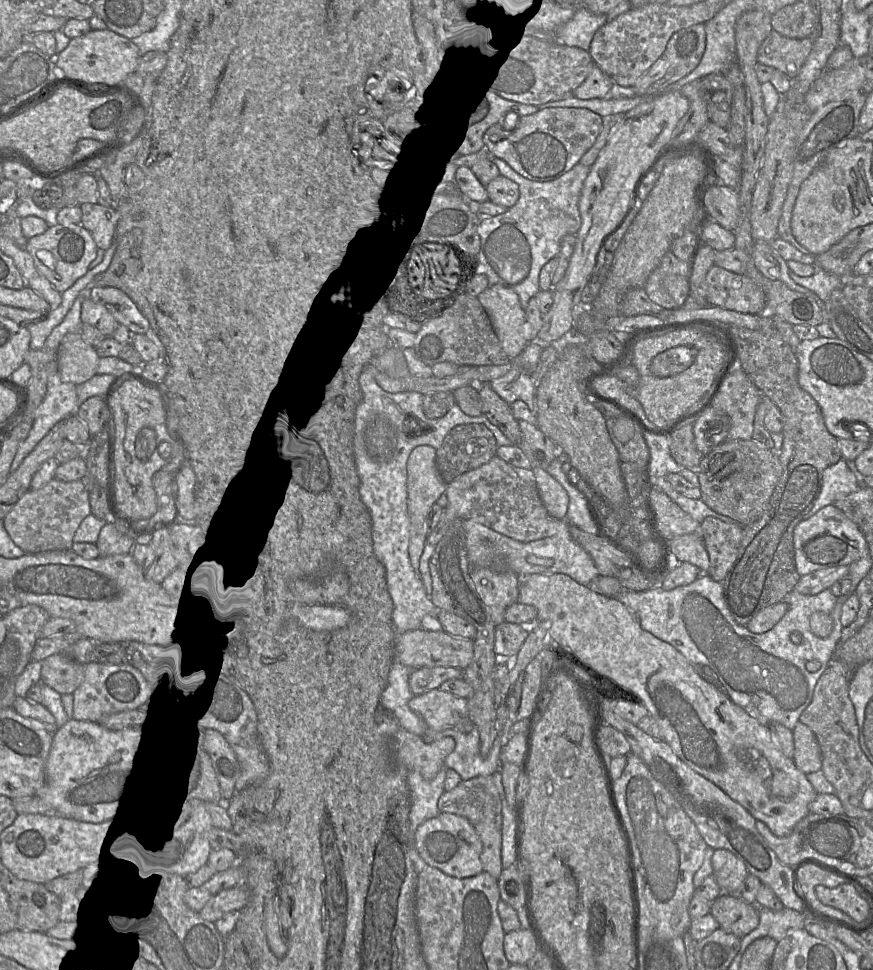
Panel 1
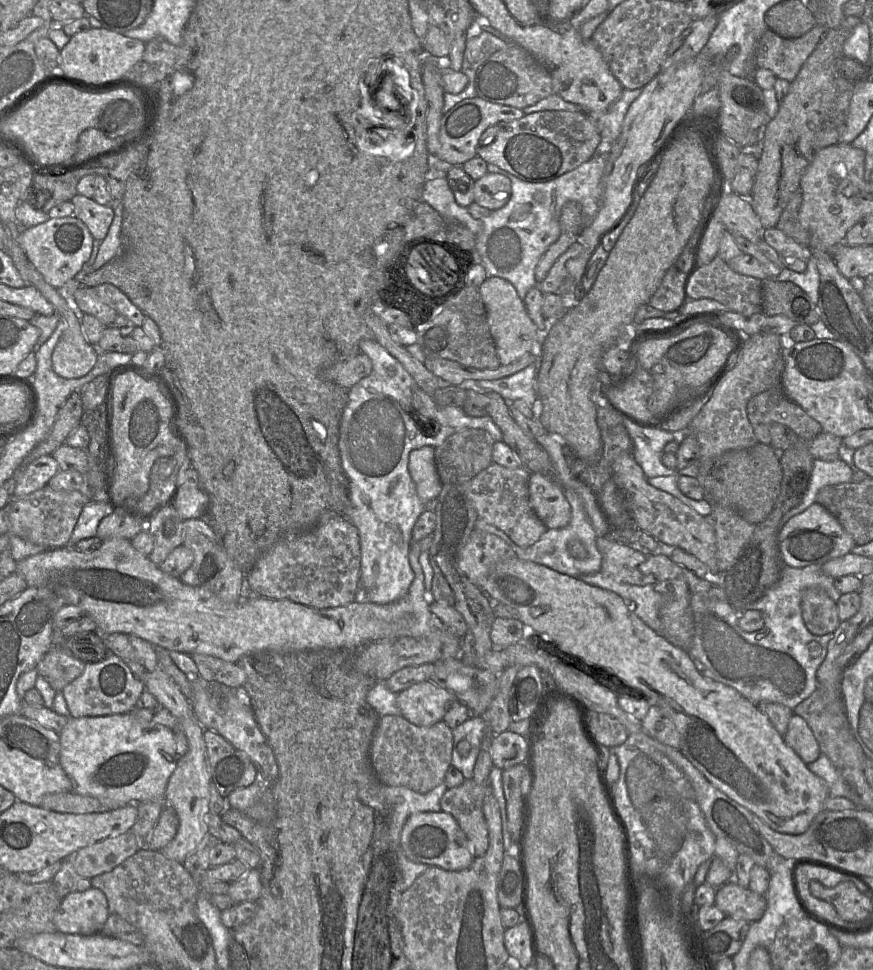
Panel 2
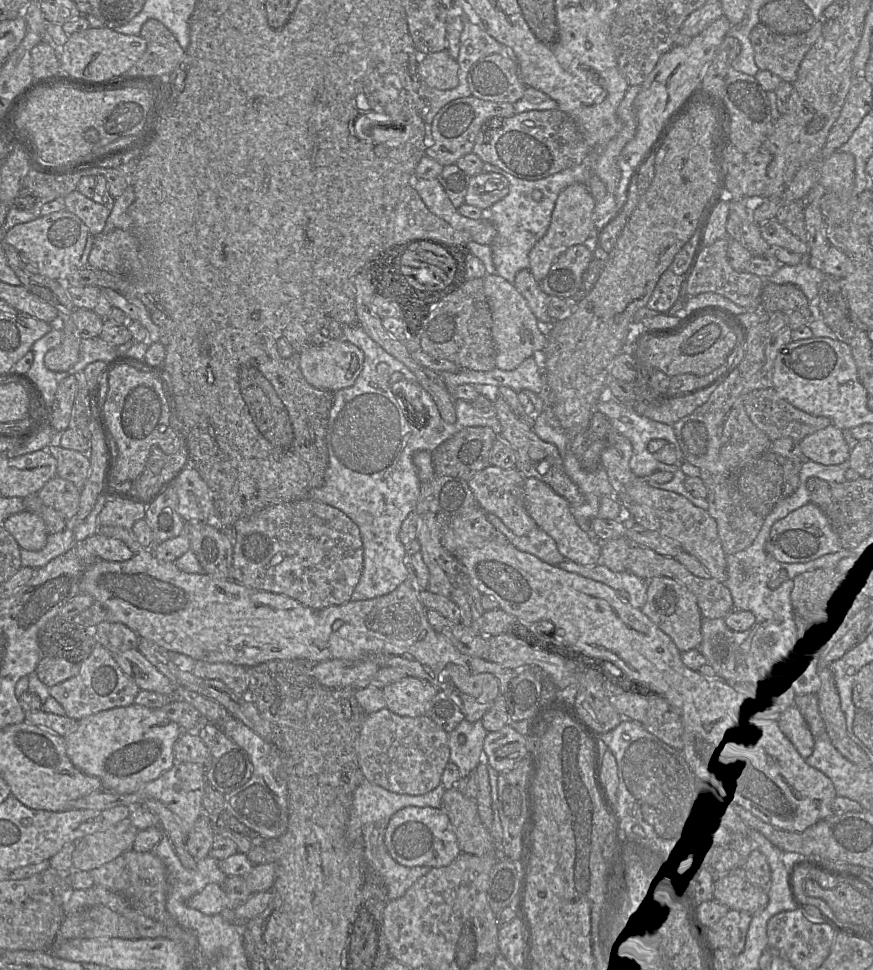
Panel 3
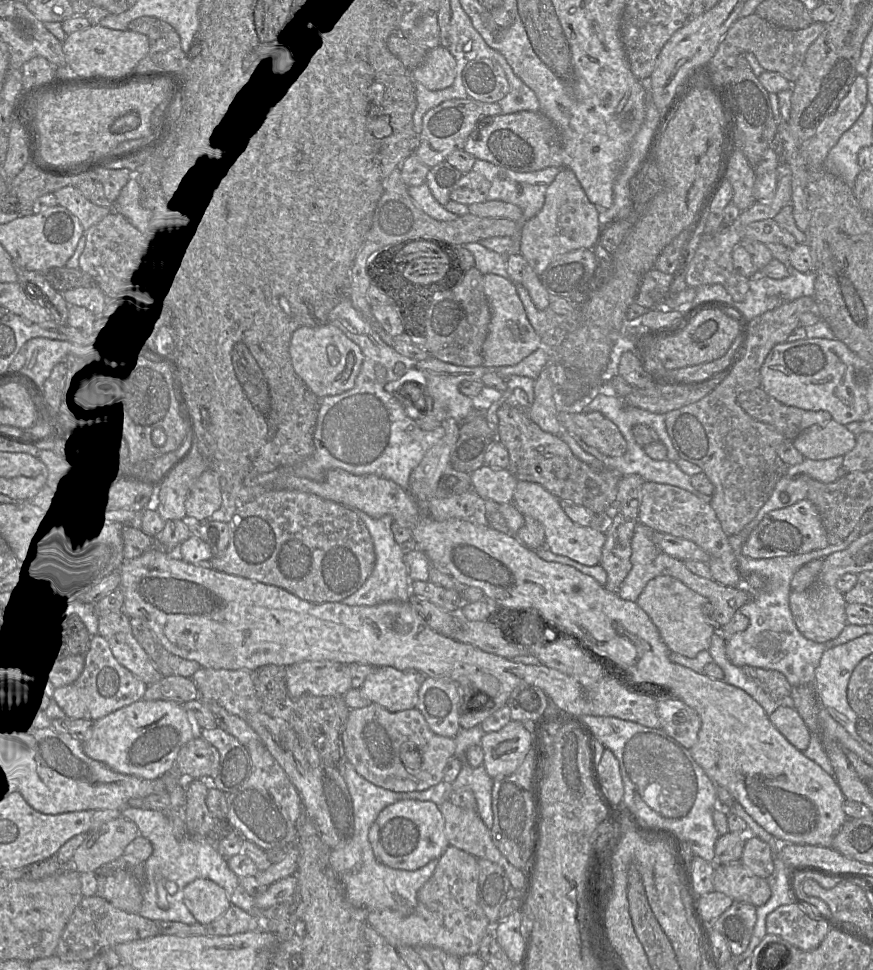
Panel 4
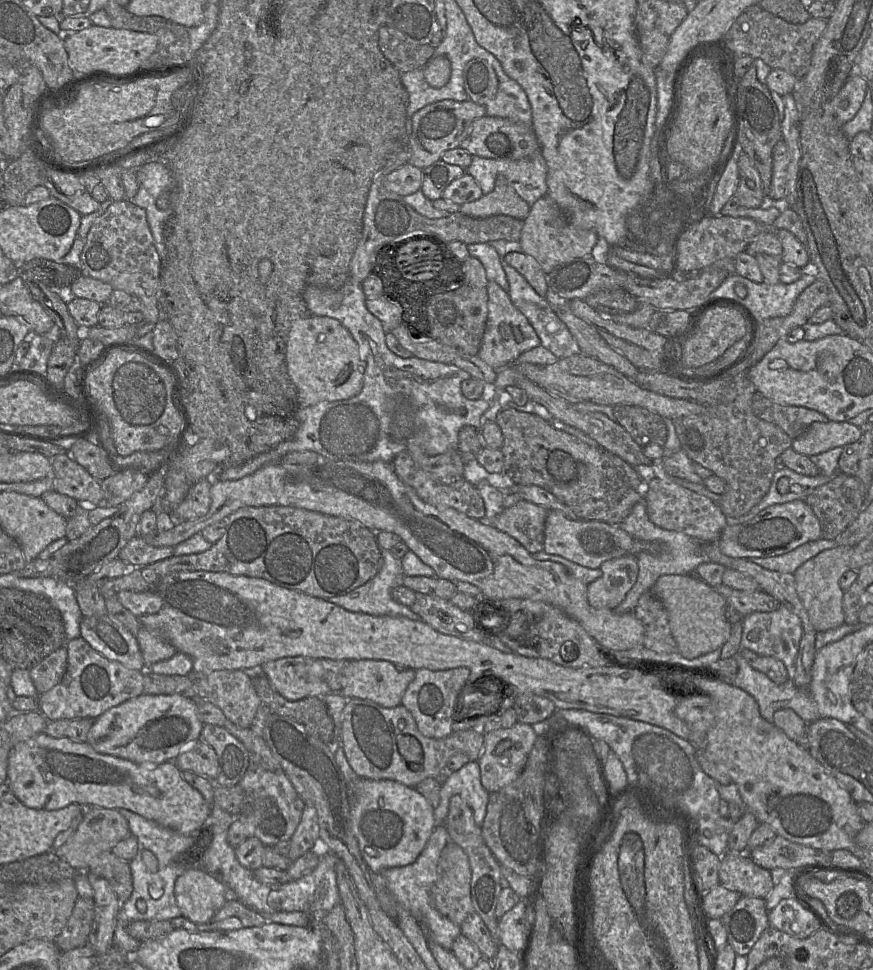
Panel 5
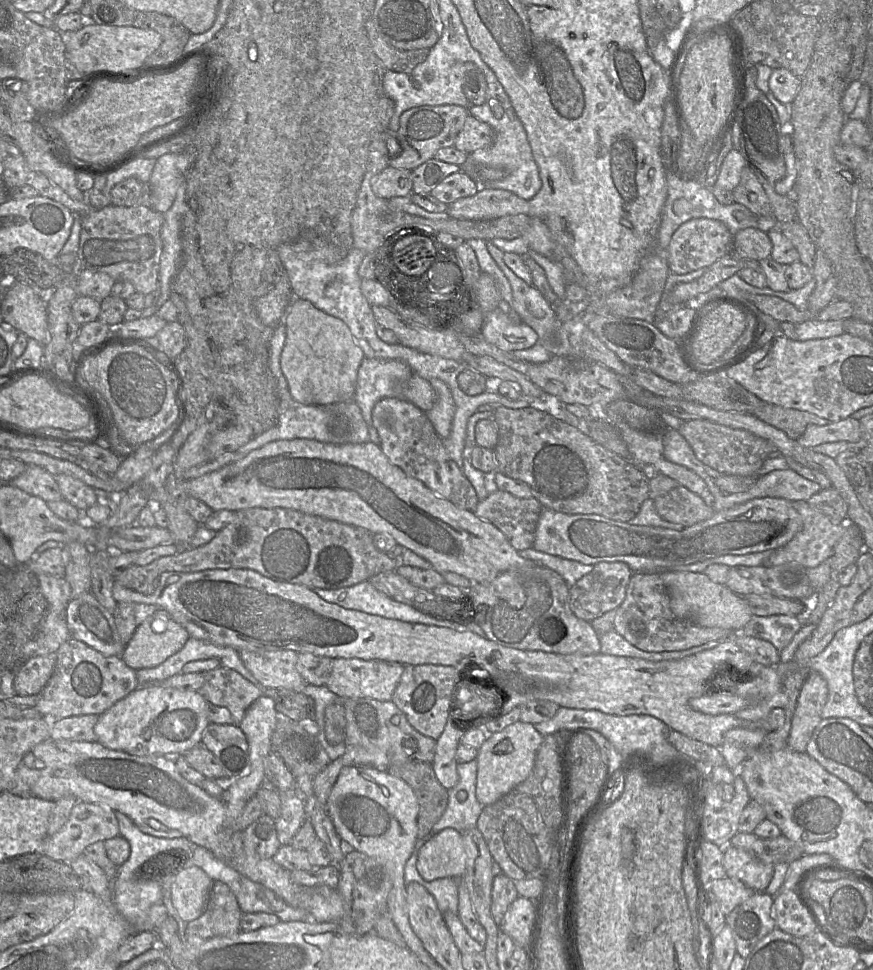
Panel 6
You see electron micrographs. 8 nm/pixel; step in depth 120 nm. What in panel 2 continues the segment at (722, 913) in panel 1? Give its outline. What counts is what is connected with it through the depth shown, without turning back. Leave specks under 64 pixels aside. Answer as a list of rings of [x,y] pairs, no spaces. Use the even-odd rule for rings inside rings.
[[[729,881],[716,889],[714,905],[725,916],[751,923],[763,916],[766,897]]]

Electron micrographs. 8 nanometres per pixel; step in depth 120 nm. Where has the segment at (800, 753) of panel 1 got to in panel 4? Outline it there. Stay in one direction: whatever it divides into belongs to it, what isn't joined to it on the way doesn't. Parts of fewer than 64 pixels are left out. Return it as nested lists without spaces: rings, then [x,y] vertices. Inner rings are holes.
[[[780,706],[769,720],[794,747],[801,752],[807,749],[812,734],[795,708]]]

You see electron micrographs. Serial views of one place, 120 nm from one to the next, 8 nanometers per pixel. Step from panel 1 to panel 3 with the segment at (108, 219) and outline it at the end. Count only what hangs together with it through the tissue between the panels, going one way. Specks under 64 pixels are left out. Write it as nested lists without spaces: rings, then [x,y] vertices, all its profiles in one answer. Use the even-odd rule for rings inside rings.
[[[78,190],[63,198],[65,210],[76,215],[89,230],[89,234],[96,237],[105,229],[111,209],[85,197]]]

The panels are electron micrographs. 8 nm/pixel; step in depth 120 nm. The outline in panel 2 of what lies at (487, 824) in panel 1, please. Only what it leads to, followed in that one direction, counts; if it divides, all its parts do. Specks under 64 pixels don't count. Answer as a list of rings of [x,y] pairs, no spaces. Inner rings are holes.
[[[473,779],[447,789],[441,797],[441,811],[453,816],[465,833],[471,853],[483,856],[489,846],[489,833],[483,814],[483,801],[489,785],[477,784]]]

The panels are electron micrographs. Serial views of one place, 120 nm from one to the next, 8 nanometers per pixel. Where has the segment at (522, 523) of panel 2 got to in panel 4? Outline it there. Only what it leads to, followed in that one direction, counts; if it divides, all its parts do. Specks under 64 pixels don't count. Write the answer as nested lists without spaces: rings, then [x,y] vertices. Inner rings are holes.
[[[485,464],[471,474],[471,483],[483,500],[510,504],[518,480],[508,469],[495,469]]]

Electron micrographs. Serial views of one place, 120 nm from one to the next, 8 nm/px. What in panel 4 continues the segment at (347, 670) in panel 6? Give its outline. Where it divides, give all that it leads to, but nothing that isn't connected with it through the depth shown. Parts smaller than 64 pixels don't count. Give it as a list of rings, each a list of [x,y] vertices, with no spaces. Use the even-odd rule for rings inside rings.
[[[375,667],[361,687],[362,696],[390,712],[416,708],[418,691],[426,679],[421,672],[401,671],[394,667]]]

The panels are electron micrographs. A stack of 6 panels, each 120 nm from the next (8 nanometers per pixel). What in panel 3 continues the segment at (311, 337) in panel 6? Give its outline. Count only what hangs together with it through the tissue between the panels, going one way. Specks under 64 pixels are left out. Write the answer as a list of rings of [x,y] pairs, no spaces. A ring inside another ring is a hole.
[[[345,338],[309,348],[300,357],[300,368],[307,382],[333,392],[352,386],[363,364],[364,352]]]

